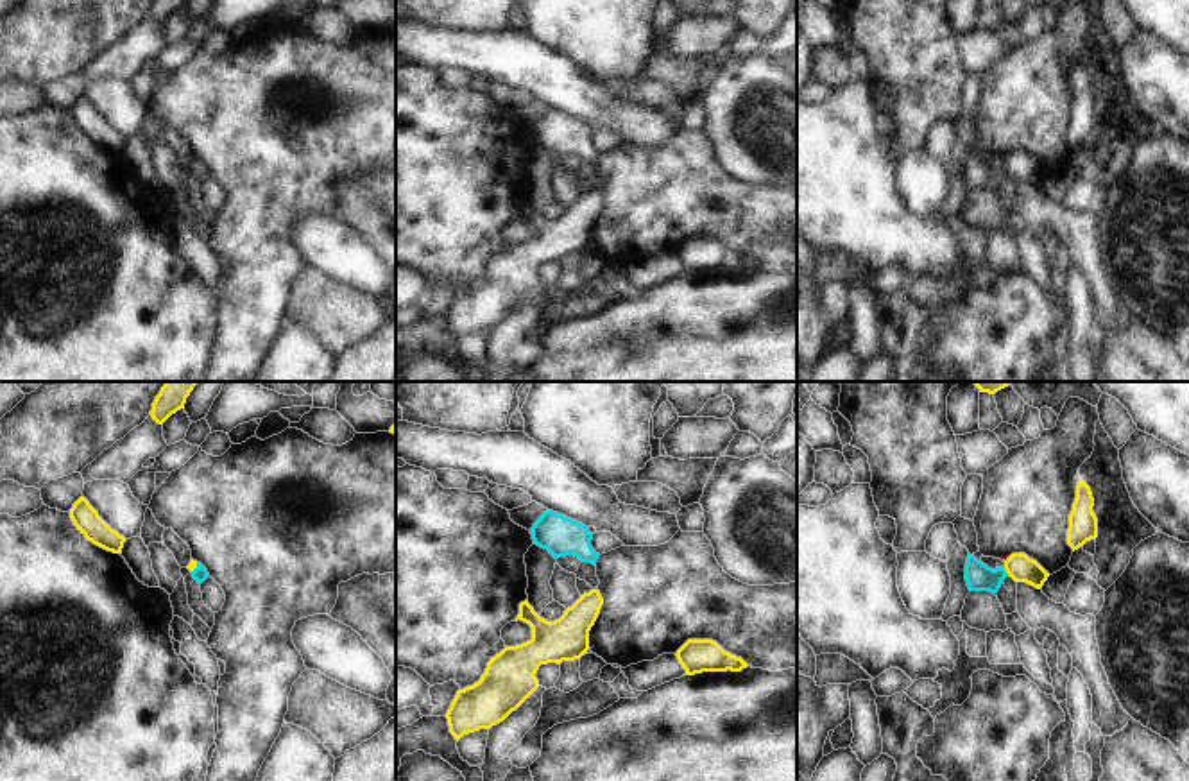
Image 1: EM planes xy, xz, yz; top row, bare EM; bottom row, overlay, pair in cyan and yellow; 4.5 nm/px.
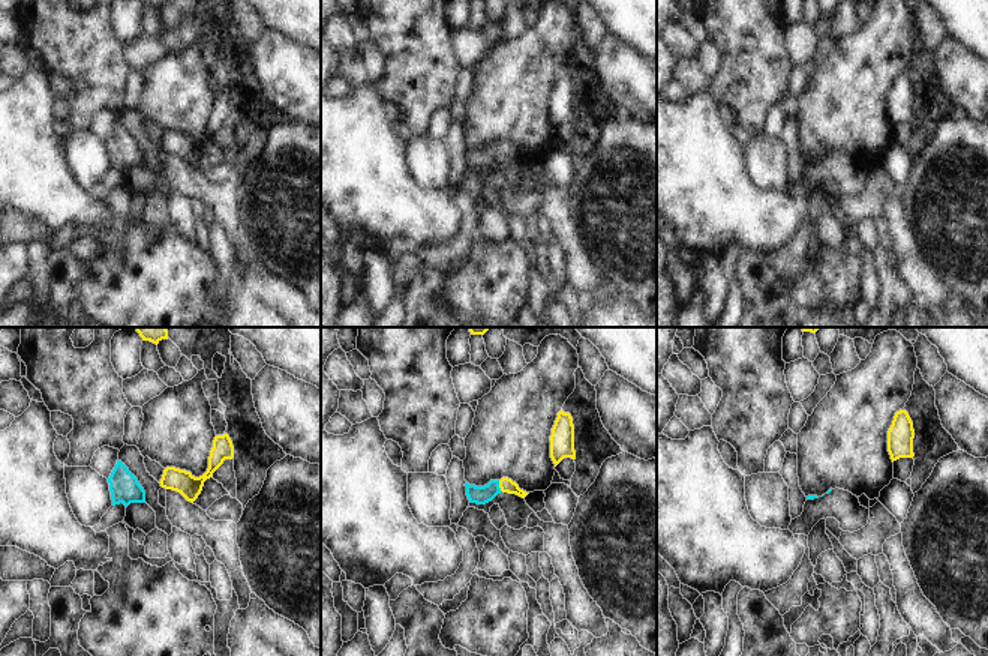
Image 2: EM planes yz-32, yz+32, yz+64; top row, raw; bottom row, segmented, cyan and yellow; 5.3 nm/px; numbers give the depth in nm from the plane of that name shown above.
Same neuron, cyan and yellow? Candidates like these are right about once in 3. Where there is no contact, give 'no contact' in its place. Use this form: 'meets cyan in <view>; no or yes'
meets cyan in yz; yes

